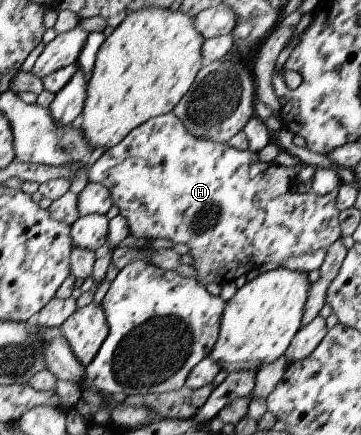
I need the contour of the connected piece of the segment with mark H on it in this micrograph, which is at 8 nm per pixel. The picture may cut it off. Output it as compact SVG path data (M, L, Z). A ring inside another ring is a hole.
M172 111L148 119L130 131L116 147L107 149L90 167L87 181L102 184L110 191L113 205L127 219L134 237L168 239L174 244L187 245L194 259L195 278L204 287L211 283L223 286L268 261L282 263L290 257L329 248L341 238L336 191L326 195L292 191L291 181L301 168L301 162L295 168L280 167L274 162L260 161L258 153L235 149L227 142L198 139L190 135Z

